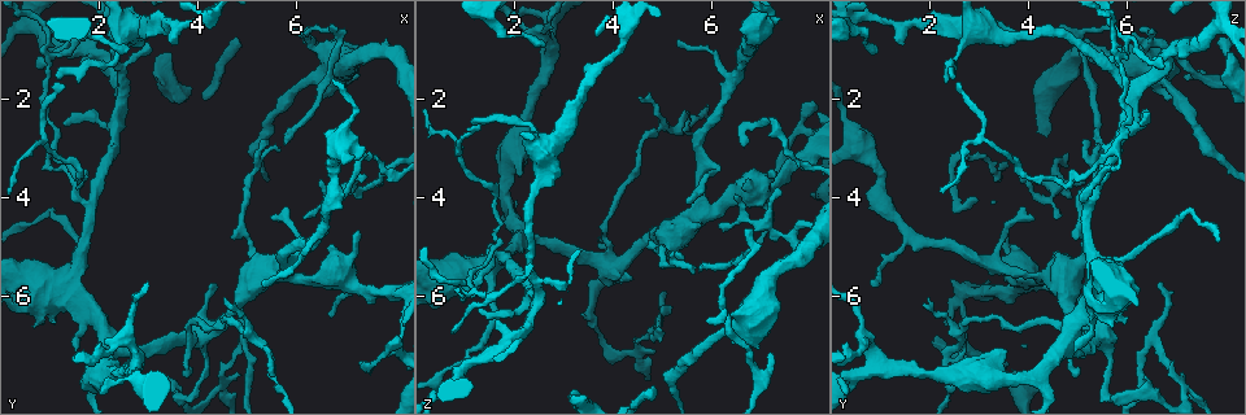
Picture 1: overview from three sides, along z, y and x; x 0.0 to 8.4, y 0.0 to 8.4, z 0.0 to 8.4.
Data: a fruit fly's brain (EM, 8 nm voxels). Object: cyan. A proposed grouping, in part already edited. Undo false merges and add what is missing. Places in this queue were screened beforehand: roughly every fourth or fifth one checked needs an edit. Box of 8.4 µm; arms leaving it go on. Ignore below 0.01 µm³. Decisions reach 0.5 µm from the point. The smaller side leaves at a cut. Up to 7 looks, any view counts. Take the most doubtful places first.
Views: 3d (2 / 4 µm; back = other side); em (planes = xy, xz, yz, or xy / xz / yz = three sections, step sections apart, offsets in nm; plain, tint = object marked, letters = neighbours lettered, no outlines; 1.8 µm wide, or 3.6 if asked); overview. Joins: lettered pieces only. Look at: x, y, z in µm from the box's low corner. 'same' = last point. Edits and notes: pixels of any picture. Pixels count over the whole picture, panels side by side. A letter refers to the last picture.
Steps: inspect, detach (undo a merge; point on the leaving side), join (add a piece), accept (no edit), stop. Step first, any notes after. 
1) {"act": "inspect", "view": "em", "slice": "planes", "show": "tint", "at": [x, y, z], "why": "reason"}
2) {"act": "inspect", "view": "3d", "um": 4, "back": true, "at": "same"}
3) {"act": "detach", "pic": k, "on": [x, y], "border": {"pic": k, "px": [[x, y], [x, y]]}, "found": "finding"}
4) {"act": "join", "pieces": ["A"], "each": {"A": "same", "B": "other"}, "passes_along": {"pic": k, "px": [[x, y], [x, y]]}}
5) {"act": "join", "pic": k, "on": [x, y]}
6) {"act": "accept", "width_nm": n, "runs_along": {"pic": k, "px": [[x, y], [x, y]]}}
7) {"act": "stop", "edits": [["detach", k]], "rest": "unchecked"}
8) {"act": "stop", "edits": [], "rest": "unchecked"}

{"act": "inspect", "view": "3d", "um": 4, "at": [7.85, 7.15, 2.50]}

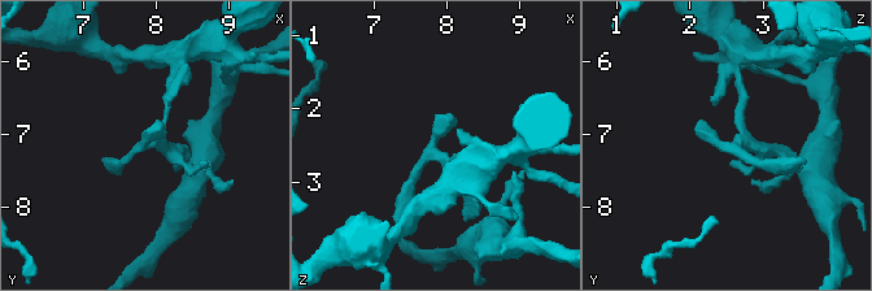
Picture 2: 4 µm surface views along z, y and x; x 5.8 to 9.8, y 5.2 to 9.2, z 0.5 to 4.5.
{"act": "inspect", "view": "em", "slice": "planes", "show": "tint", "at": [7.80, 7.20, 2.50]}

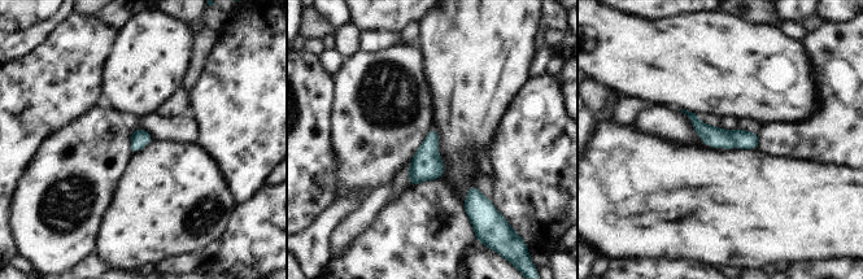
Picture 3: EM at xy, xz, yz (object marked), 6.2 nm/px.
{"act": "inspect", "view": "em", "slice": "planes", "show": "letters", "at": "same"}

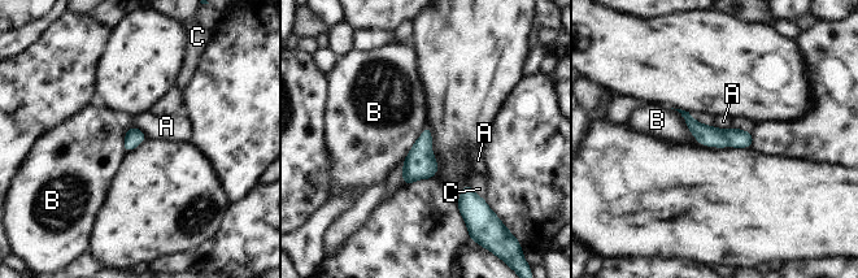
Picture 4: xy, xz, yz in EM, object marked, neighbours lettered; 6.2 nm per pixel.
{"act": "accept", "each": {"A": "other", "B": "other", "C": "other"}, "border": {"pic": 4, "px": [[670, 108], [680, 114], [697, 142]]}, "found": "one neuron here"}

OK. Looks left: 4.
{"act": "inspect", "view": "em", "slice": "planes", "show": "plain", "at": [4.10, 6.85, 5.35], "why": "four-way junction"}

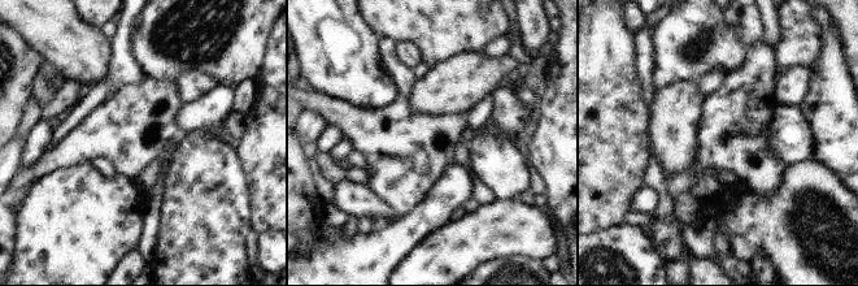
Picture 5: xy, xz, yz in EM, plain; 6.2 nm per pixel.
{"act": "inspect", "view": "em", "slice": "planes", "show": "letters", "at": "same", "why": "see the neighbours"}

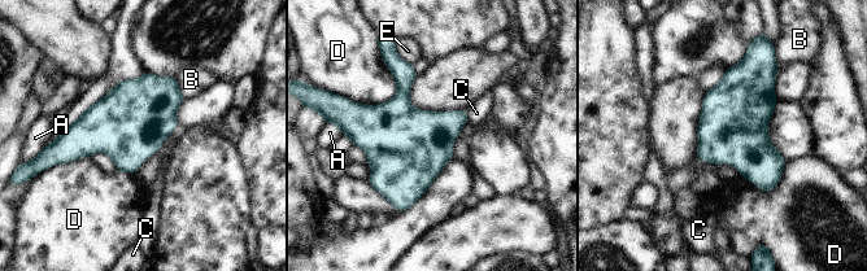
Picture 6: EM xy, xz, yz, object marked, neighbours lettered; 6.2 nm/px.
{"act": "accept", "longest_contact_nm": ["D", 320], "each": {"A": "other", "B": "other", "C": "other", "D": "other", "E": "other"}, "border": {"pic": 6, "px": [[465, 110], [467, 125]]}, "found": "continuous, no second neuron"}

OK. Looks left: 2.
{"act": "stop", "edits": [], "rest": "unchecked"}

